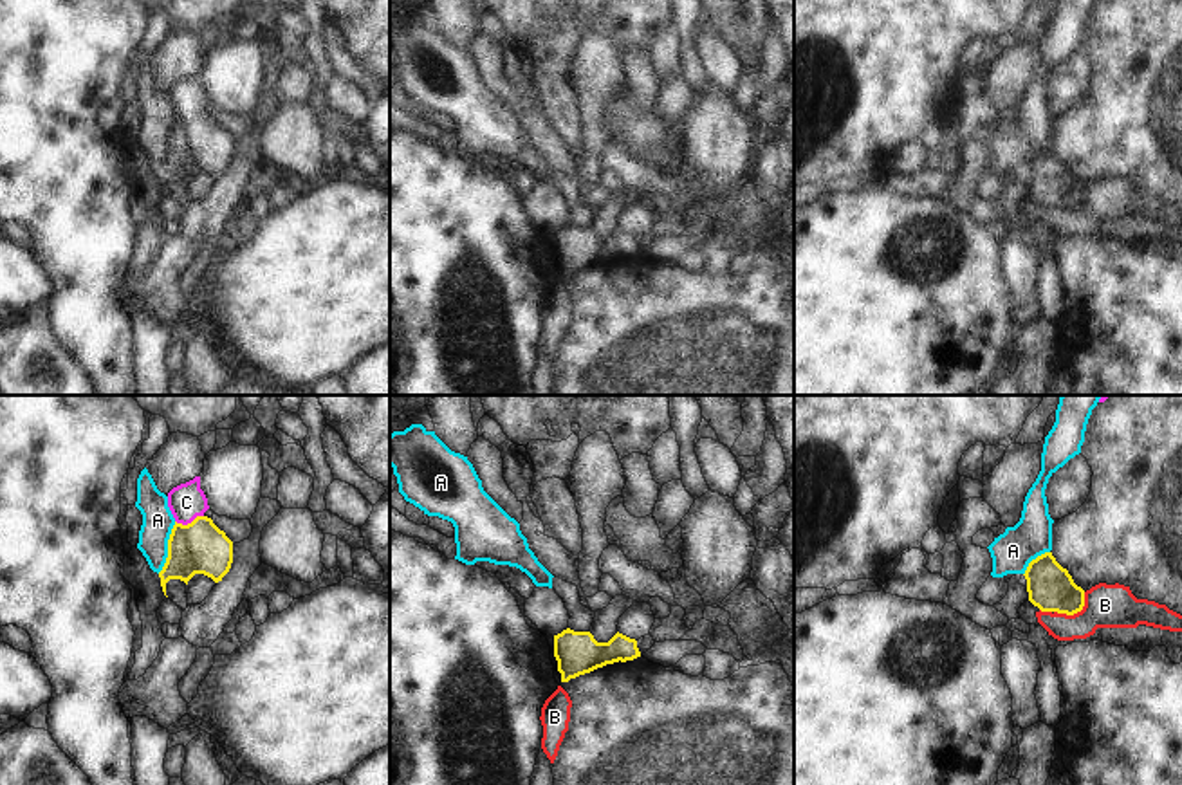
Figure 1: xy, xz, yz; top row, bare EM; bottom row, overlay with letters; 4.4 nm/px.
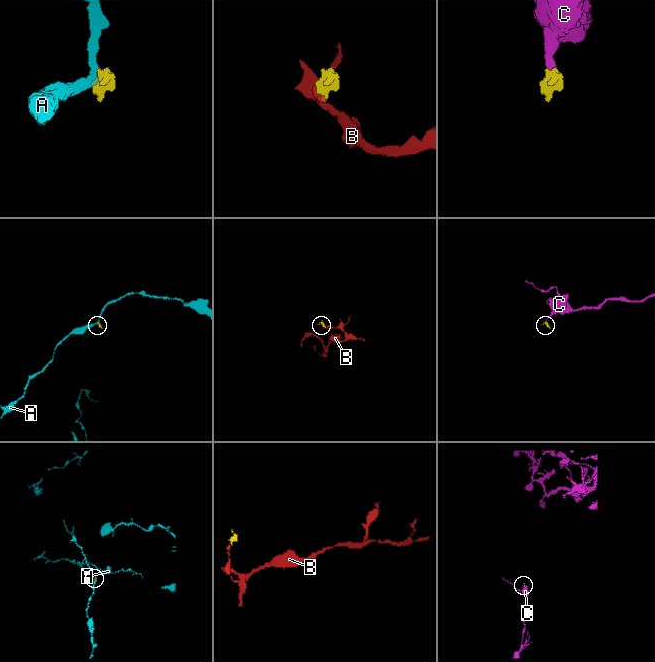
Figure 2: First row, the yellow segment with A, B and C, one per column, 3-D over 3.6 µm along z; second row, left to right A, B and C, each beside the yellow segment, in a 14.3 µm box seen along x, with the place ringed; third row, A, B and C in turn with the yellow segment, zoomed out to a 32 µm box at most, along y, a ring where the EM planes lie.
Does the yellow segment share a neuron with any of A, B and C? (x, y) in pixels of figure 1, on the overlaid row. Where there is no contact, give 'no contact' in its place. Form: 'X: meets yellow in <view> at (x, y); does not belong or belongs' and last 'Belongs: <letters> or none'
A: meets yellow in xy at (168, 547); does not belong
B: meets yellow in yz at (1076, 612); does not belong
C: meets yellow in xy at (188, 524); belongs
Belongs: C

